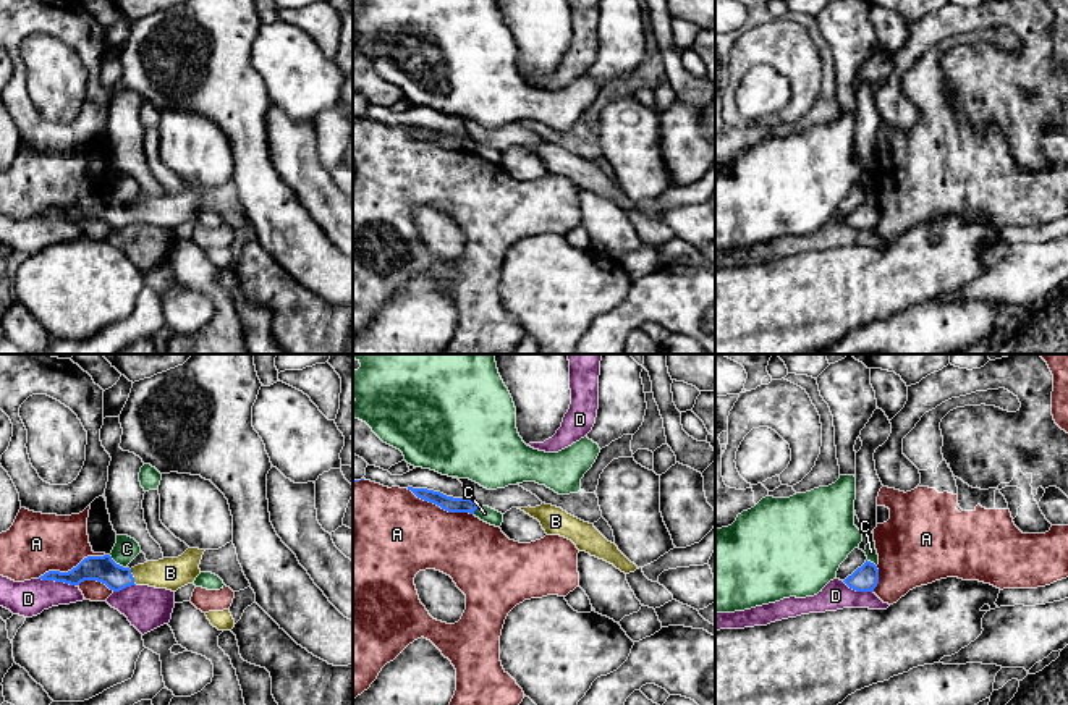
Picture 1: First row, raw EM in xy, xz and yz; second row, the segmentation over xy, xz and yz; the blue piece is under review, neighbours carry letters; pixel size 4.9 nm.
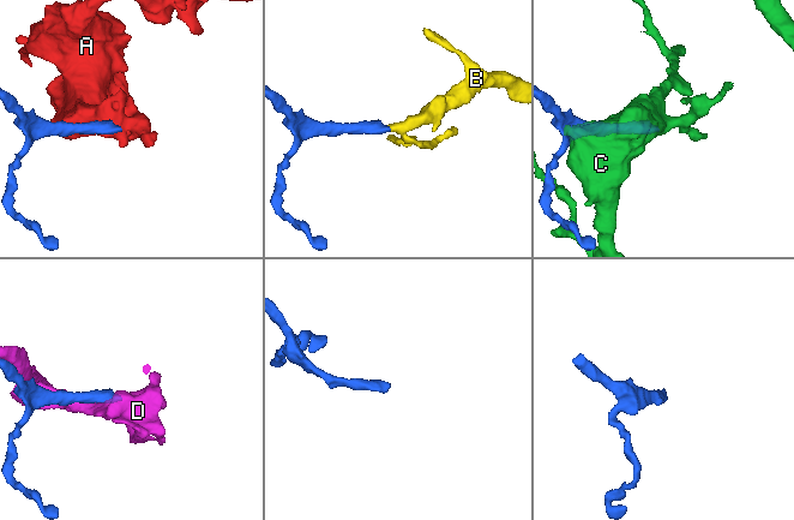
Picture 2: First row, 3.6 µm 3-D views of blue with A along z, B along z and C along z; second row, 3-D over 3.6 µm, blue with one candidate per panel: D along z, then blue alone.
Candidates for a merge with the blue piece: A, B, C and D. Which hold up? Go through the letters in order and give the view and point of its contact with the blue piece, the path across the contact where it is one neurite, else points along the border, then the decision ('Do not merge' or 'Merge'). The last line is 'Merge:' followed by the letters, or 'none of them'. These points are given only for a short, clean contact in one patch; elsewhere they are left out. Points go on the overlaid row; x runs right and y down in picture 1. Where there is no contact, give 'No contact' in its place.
A: Touches blue at xy (72, 569). Do not merge
B: Touches blue at xy (133, 578). Path across: xy (104, 569), (115, 578), (133, 578), (170, 573). Merge
C: Touches blue at xy (118, 565). Boundary: xy (109, 555), (127, 568). Do not merge
D: Touches blue at xy (57, 581). Do not merge
Merge: B

